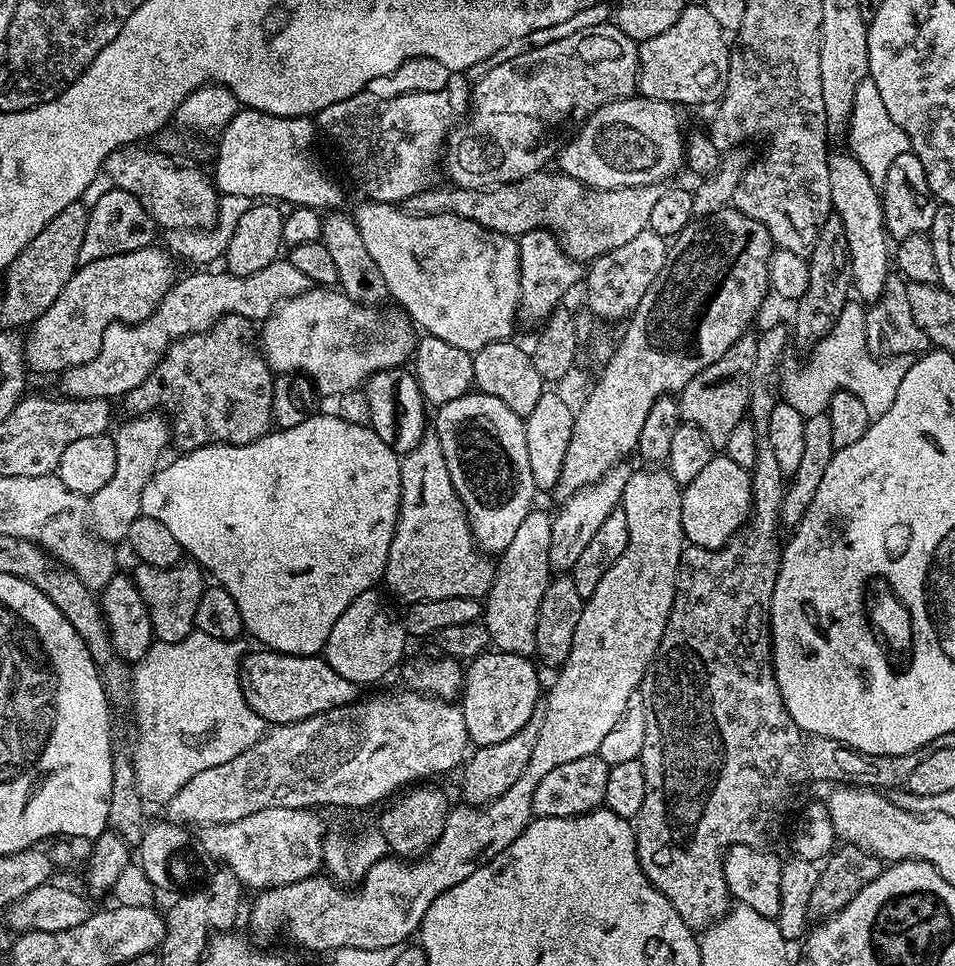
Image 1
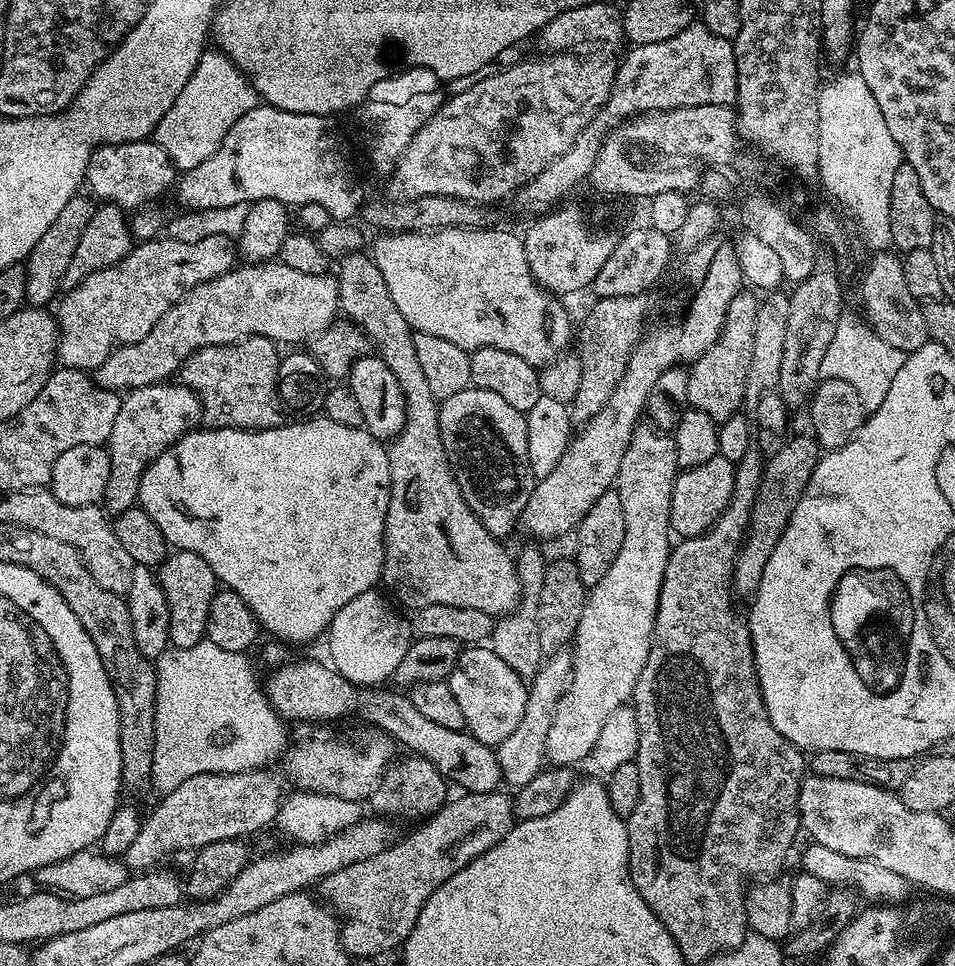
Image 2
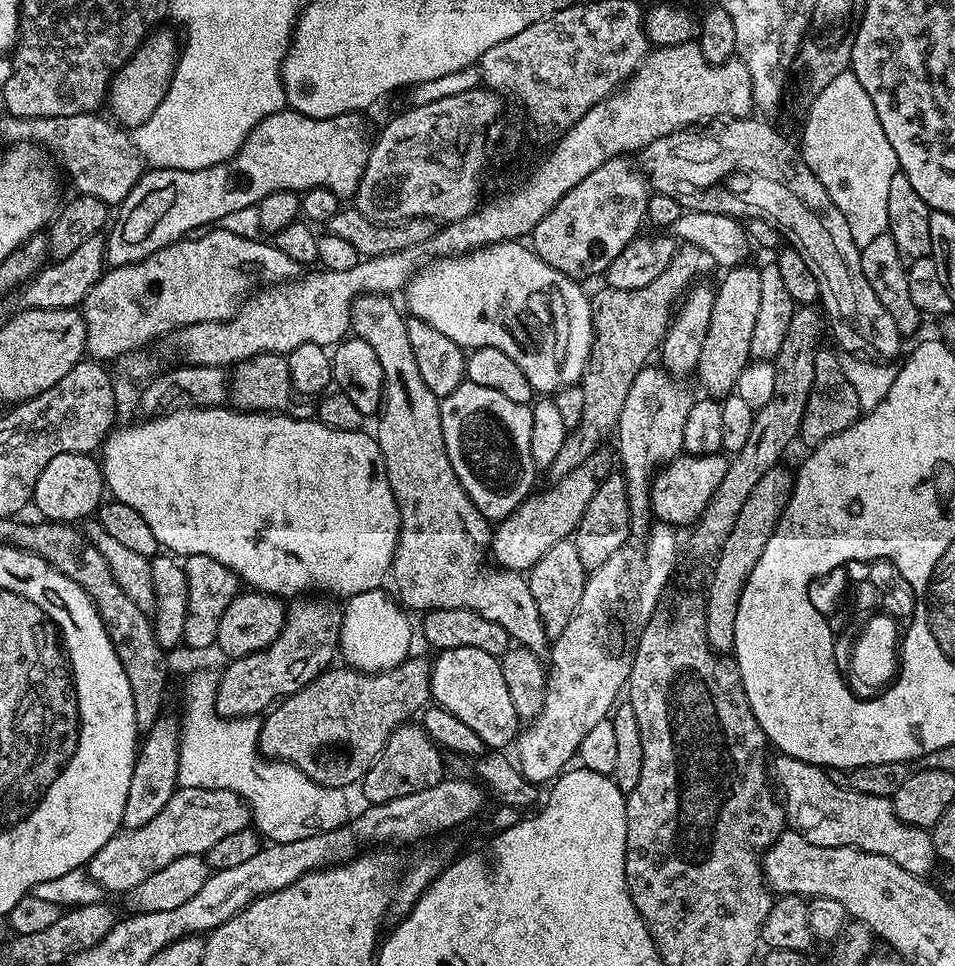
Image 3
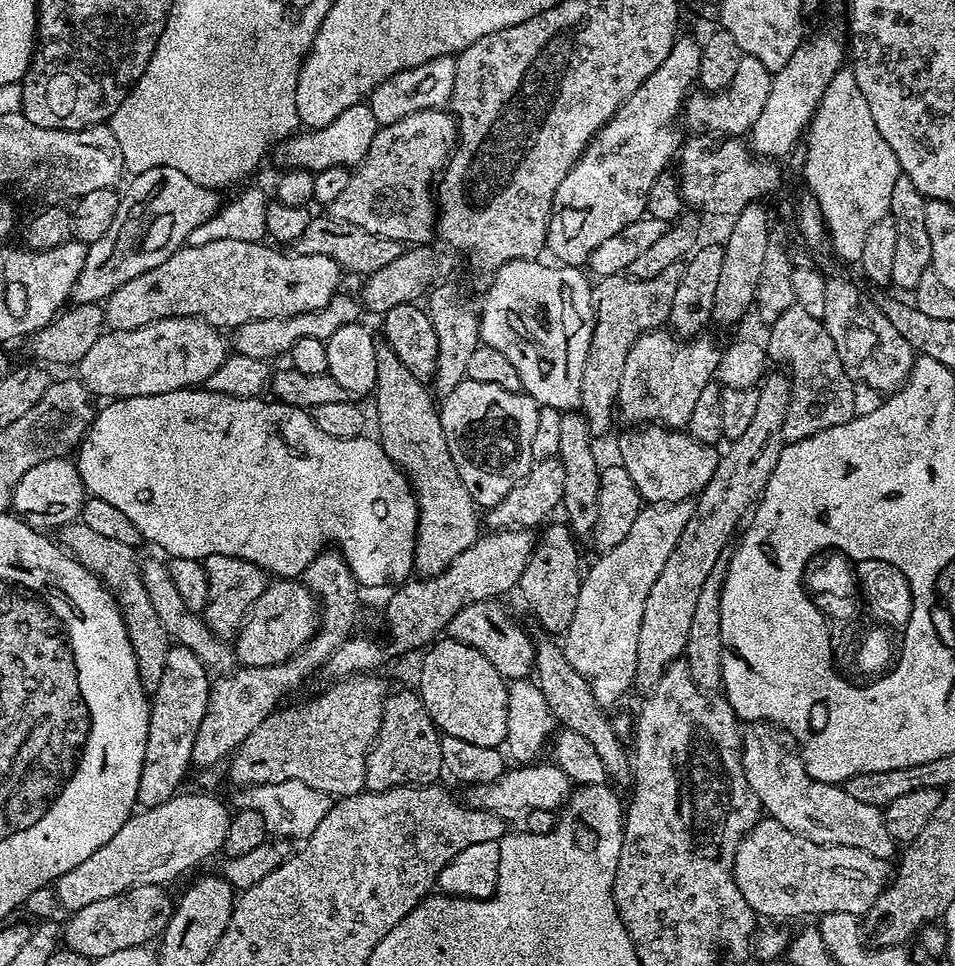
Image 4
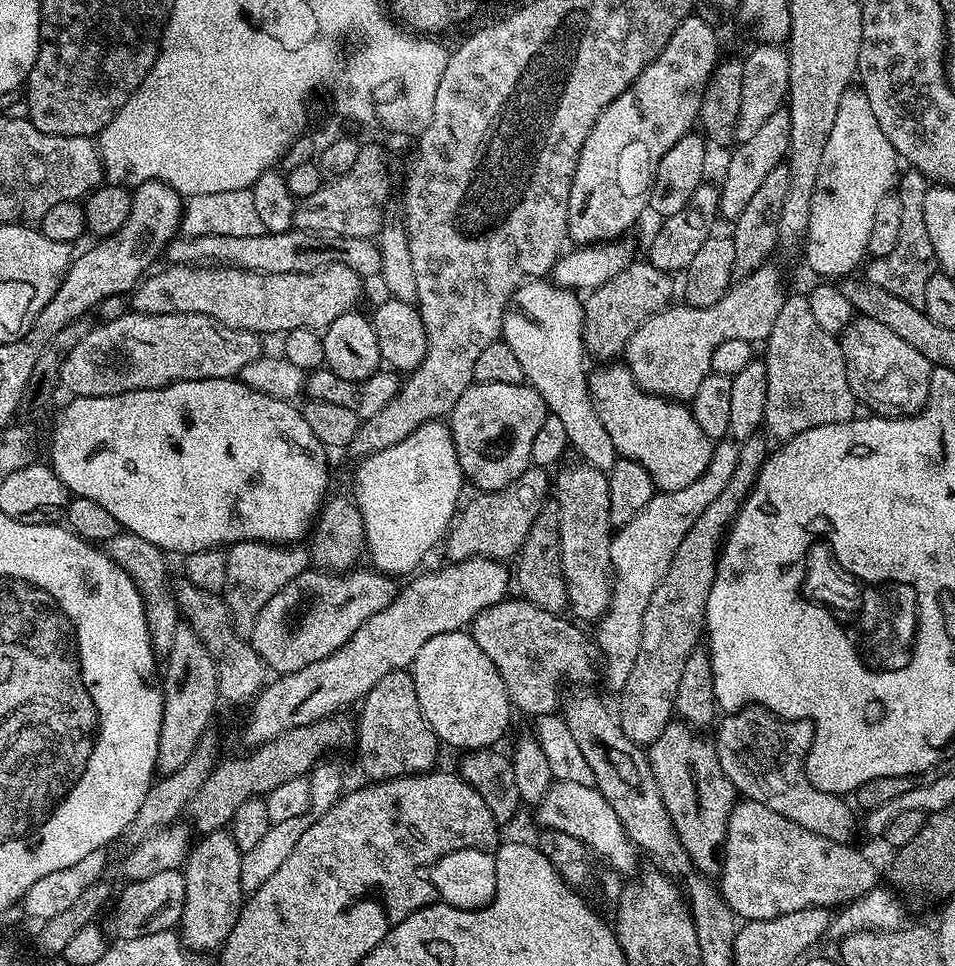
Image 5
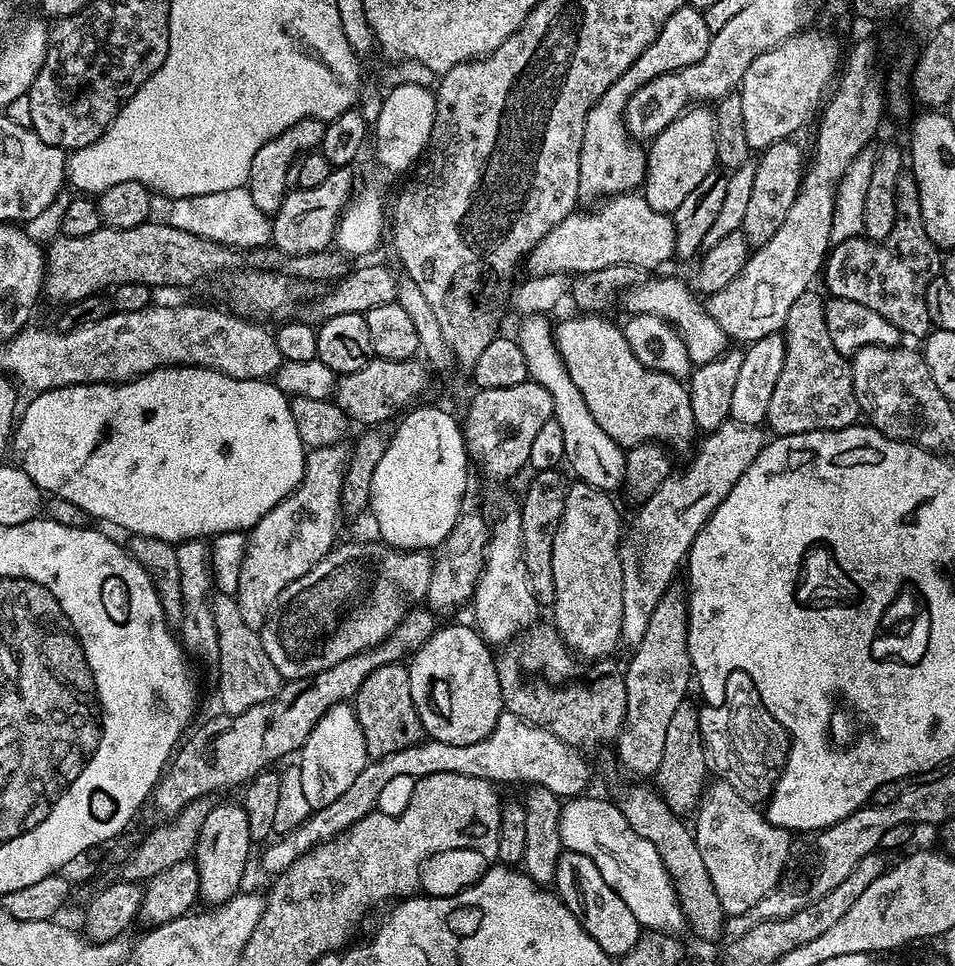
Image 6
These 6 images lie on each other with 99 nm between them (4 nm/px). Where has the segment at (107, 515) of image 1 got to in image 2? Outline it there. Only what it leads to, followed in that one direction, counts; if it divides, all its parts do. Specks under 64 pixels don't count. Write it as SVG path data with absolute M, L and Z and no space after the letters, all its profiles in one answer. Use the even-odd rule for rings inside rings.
M161 382L131 389L121 399L118 418L114 418L114 430L106 445L112 469L110 482L104 491L103 507L112 514L133 507L140 495L140 479L144 469L167 448L173 447L185 432L195 429L201 420L200 399L185 384Z

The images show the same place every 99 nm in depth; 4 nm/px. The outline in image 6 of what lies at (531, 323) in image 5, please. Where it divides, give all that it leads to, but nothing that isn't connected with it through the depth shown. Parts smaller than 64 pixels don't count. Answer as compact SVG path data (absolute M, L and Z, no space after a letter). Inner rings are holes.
M525 315L520 320L520 329L514 332L514 338L522 346L522 354L526 358L529 377L535 384L546 386L546 390L550 390L552 395L552 415L558 422L558 426L562 426L562 434L566 441L564 459L567 467L572 467L574 474L572 476L577 481L584 481L590 486L600 488L609 494L615 493L615 488L619 489L624 482L625 449L621 448L618 442L614 442L614 438L610 438L610 434L606 434L606 430L602 430L602 426L598 426L598 422L594 422L594 414L590 414L590 410L586 410L586 402L582 402L582 394L578 394L578 386L574 386L574 381L570 379L570 374L566 374L566 366L558 354L554 324L553 321L550 322L548 319L547 315Z

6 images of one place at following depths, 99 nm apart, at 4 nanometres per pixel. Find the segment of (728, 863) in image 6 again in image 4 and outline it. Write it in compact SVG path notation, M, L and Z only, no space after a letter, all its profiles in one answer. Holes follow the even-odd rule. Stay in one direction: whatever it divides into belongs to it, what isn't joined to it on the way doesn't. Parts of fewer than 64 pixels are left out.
M761 818L742 838L734 858L732 876L738 890L742 890L742 898L746 898L760 918L819 918L828 912L863 917L880 890L888 887L890 864L882 858L874 858L874 854L866 854L866 850L810 842L804 836L794 834L794 830L786 830L782 822Z

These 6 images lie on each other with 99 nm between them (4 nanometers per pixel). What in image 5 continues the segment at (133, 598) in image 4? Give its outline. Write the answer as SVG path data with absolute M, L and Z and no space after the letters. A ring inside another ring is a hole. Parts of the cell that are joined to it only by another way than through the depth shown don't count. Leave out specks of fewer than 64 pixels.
M123 530L114 538L104 541L102 547L113 562L122 566L126 574L130 574L144 603L146 626L150 630L152 649L155 650L157 657L166 658L170 654L170 646L174 646L174 634L182 626L180 607L177 606L172 593L173 581L168 580L169 557L164 549L154 546L154 542L146 542L146 538L138 538L138 534Z

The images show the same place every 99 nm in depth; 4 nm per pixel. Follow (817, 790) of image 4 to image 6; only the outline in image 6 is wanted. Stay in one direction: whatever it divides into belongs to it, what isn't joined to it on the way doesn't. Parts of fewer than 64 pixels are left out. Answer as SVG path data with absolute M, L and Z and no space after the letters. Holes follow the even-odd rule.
M722 703L699 709L704 753L715 775L734 786L742 798L753 802L767 801L788 760L788 732L776 715L759 703L744 704L741 708L728 707L727 703Z

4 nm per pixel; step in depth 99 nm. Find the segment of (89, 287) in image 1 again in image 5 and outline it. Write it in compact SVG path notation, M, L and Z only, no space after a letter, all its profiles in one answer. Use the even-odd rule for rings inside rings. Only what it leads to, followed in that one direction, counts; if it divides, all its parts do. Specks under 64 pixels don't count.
M329 263L327 266L319 268L316 272L299 272L298 274L266 274L265 272L251 272L245 268L229 268L227 266L193 266L190 264L168 264L164 266L161 272L153 271L151 274L145 275L140 283L132 289L130 293L130 304L135 311L142 314L174 314L175 312L193 312L194 314L206 314L210 318L214 318L218 322L222 322L226 326L234 326L238 330L246 330L247 332L255 332L257 334L265 334L264 332L277 332L283 334L290 330L302 330L303 328L314 328L323 330L330 326L330 322L334 322L334 318L342 318L342 314L353 311L357 307L356 304L360 300L360 295L364 292L365 281L354 270L350 270L350 266L342 266L341 264Z

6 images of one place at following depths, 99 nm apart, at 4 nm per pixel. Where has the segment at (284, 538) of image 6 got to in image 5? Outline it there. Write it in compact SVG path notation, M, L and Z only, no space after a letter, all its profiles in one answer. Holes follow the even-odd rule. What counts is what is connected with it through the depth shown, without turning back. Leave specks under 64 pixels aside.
M247 540L233 544L227 549L224 555L226 558L226 586L222 595L224 605L228 607L232 624L239 636L251 637L254 622L258 622L258 614L262 614L262 606L266 606L266 602L270 602L270 598L274 598L274 594L278 594L278 590L282 590L290 582L294 582L294 578L298 578L302 573L309 571L309 549L304 546L302 548L296 547L300 546L267 544L261 540Z

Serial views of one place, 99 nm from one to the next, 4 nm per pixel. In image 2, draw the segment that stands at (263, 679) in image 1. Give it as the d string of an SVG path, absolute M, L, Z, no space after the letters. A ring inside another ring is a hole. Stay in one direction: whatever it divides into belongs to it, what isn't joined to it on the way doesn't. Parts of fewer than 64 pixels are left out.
M292 658L269 671L272 673L269 674L268 681L263 681L262 691L281 720L332 720L361 708L362 711L368 712L370 719L377 720L380 723L377 725L387 729L393 737L401 741L404 739L411 753L429 760L446 778L453 781L456 779L464 787L461 789L465 793L495 792L501 787L502 777L493 745L483 744L467 730L459 732L446 730L446 726L438 726L437 722L432 722L420 714L410 696L404 692L391 692L388 686L359 688L351 684L345 676L341 676L335 668L324 664L319 664L316 660Z

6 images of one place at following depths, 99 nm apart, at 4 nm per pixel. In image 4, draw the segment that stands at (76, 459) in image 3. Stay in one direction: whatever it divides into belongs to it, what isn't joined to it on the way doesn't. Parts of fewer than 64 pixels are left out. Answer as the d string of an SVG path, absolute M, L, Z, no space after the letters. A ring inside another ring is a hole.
M59 456L38 462L38 466L34 466L23 476L12 495L12 508L19 513L24 523L37 530L59 530L63 524L71 524L79 517L85 499L84 483L75 463Z

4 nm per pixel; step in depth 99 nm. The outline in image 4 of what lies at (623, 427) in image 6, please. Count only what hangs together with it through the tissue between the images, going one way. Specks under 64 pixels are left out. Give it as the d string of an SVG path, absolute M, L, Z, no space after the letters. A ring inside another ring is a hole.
M645 424L624 432L620 436L619 463L638 486L641 501L648 504L673 504L692 500L714 478L721 453L713 445L703 444L689 436L687 431L666 428L662 424Z

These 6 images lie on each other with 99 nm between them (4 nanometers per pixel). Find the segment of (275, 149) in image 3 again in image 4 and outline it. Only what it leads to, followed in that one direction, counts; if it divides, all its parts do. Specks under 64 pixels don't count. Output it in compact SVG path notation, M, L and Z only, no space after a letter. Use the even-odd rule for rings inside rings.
M369 103L355 104L349 110L344 110L342 114L338 115L333 122L330 122L329 126L290 136L284 144L288 162L286 164L292 168L305 168L314 172L328 169L334 165L342 165L347 168L355 167L363 160L379 127ZM154 166L145 172L137 172L131 177L128 189L123 189L118 214L114 222L110 222L110 230L98 238L98 242L88 245L86 263L82 265L82 274L78 274L78 282L74 282L70 300L72 304L99 304L107 300L118 286L126 286L130 278L138 278L138 274L146 274L146 270L154 270L154 266L162 266L170 254L185 247L190 230L200 226L219 210L222 197L215 188L198 186L198 182L190 182L182 170L174 170L170 166Z

